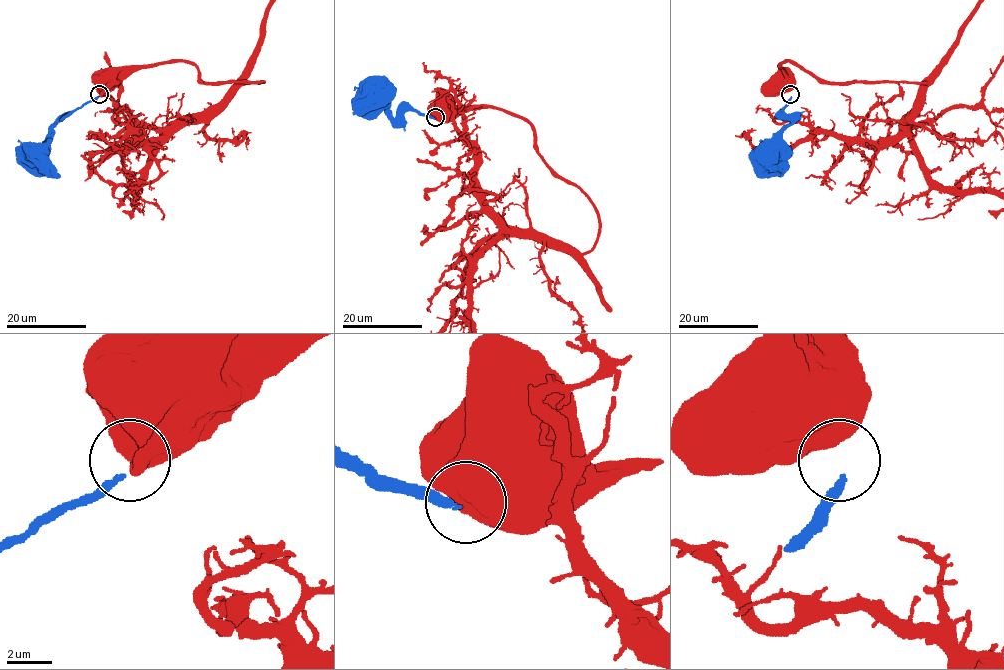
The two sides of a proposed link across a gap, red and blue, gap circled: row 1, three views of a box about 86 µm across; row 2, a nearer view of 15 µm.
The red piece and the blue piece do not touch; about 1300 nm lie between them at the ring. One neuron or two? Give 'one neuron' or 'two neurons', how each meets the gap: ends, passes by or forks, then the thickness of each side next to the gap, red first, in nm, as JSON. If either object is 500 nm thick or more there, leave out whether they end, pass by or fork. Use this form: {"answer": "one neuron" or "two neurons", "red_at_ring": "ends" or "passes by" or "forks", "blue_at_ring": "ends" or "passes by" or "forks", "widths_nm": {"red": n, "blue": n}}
{"answer": "two neurons", "widths_nm": {"red": 800, "blue": 220}}

